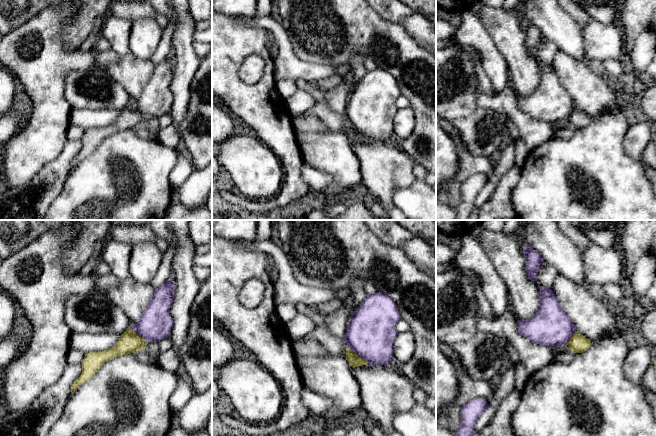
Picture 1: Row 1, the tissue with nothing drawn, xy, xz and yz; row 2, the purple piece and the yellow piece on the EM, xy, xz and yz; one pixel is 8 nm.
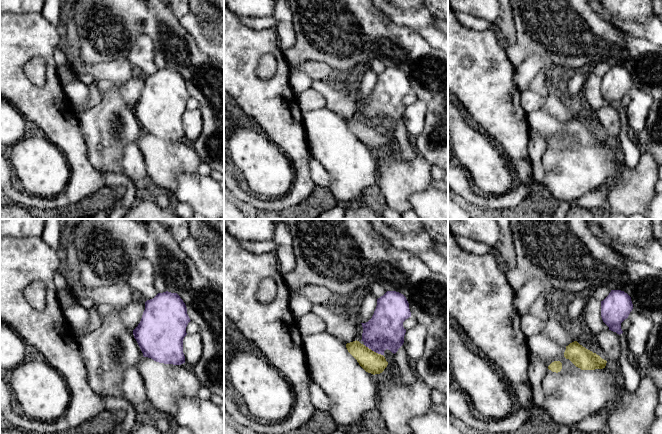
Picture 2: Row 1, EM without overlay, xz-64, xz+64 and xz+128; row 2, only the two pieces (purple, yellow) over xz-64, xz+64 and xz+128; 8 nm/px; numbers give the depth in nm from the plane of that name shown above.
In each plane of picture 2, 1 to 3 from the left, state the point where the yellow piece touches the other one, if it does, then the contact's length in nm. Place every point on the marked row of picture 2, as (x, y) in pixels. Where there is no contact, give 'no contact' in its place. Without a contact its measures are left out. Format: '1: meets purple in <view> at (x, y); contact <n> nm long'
1: no contact
2: meets purple in xz+64 at (373, 350); contact 180 nm long
3: no contact

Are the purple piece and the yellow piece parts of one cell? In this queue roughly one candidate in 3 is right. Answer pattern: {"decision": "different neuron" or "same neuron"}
{"decision": "different neuron"}

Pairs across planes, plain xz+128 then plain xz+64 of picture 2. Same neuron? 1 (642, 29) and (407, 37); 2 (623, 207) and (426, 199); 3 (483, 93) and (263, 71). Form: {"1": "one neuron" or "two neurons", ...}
{"1": "two neurons", "2": "two neurons", "3": "two neurons"}

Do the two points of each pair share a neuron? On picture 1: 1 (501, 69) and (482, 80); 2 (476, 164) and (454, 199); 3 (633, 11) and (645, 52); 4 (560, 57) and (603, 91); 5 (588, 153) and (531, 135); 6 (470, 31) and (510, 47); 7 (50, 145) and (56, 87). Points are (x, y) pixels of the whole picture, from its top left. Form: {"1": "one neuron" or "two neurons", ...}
{"1": "two neurons", "2": "one neuron", "3": "two neurons", "4": "one neuron", "5": "two neurons", "6": "two neurons", "7": "one neuron"}

